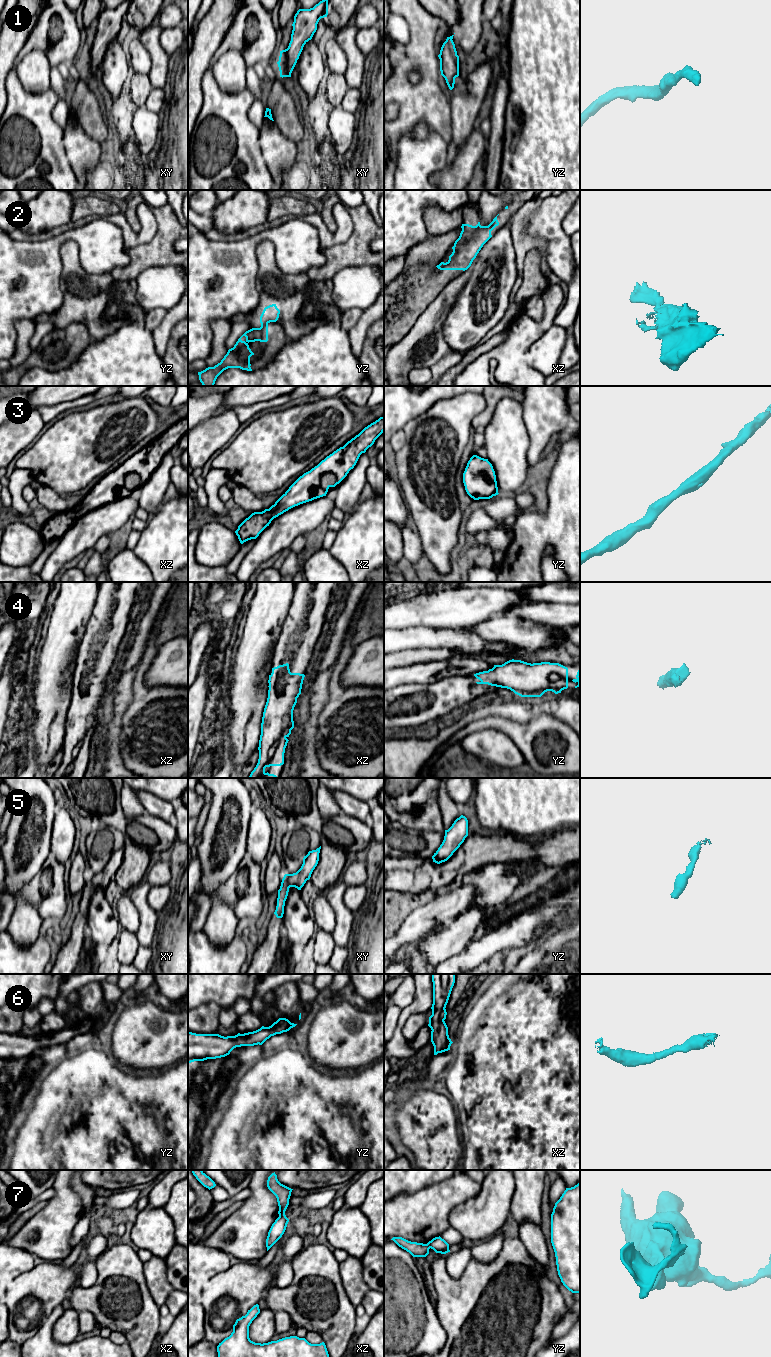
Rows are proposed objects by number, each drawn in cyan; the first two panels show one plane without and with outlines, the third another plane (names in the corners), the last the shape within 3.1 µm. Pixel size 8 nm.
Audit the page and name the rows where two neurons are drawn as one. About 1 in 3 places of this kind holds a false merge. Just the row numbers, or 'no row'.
2, 7

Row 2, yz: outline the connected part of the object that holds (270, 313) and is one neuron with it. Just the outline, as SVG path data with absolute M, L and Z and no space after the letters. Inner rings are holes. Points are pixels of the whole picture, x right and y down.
M276 304L265 307L260 316L261 327L270 322L276 322L279 318L279 314L280 310L277 308Z

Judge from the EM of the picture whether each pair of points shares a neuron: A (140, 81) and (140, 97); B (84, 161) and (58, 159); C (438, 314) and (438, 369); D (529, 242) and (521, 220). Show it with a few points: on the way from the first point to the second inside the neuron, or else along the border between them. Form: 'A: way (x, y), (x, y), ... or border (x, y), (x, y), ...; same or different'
A: way (140, 85), (140, 93); same
B: border (63, 137), (64, 153), (77, 179); different
C: way (436, 328), (437, 355); same
D: way (524, 237), (521, 234), (521, 225); same

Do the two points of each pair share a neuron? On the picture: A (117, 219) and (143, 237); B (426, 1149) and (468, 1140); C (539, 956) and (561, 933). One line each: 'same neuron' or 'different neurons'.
A: same neuron
B: different neurons
C: same neuron

